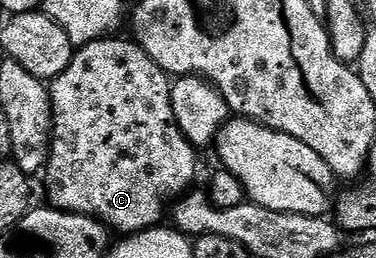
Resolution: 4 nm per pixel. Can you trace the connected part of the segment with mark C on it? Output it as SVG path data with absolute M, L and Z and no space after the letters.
M108 35L98 41L90 41L87 45L80 45L75 50L69 67L61 75L57 75L54 81L50 82L52 103L52 129L51 146L45 168L47 175L47 197L50 208L60 209L62 213L80 213L83 217L93 217L103 222L108 230L119 232L119 235L130 235L132 233L143 233L147 229L154 229L160 224L163 212L168 212L169 206L178 201L184 193L192 188L195 181L195 172L199 169L199 157L196 146L185 139L185 135L177 127L173 115L171 103L171 82L172 78L145 51L140 47L138 41L128 39L122 41L119 35Z

